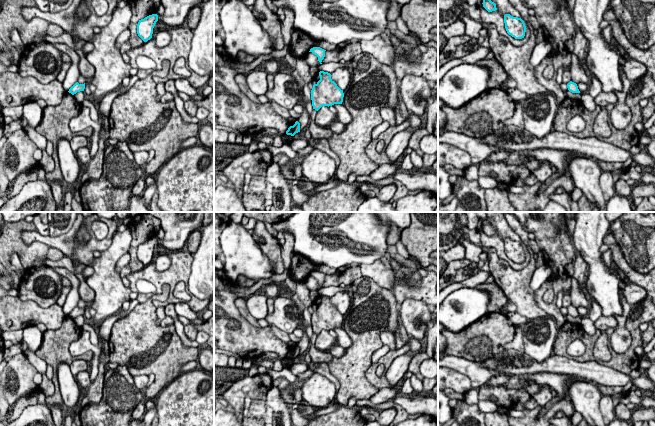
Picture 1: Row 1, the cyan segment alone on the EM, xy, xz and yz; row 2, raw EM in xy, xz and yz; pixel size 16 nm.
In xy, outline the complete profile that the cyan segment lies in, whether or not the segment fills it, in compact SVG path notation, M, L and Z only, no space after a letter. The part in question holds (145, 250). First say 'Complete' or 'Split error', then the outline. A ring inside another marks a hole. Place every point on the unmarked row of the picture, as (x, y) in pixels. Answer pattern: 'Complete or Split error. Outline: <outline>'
Complete. Outline: M152 238L139 244L137 248L137 258L144 266L147 266L152 262L153 252L157 245L157 238Z

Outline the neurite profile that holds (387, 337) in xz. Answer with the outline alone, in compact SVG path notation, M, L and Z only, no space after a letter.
M383 331L380 334L381 341L383 345L387 345L390 348L390 351L397 350L395 347L395 336L390 331Z

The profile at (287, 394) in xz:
M308 368L304 373L300 373L298 374L297 380L295 382L289 382L290 383L290 387L280 390L281 396L284 399L285 403L291 407L293 404L293 390L295 388L300 388L303 385L303 382L310 378L315 372L313 371L313 369Z

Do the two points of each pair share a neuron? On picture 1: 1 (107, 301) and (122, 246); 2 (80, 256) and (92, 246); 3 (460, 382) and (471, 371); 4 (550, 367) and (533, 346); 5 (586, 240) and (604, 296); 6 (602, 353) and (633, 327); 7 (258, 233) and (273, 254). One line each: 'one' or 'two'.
1: one
2: one
3: two
4: two
5: one
6: two
7: one

